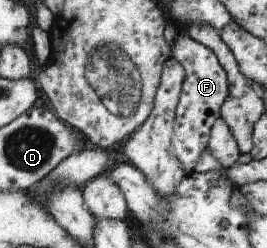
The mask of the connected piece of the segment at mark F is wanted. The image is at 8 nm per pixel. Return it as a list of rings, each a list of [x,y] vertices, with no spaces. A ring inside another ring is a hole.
[[[189,35],[174,40],[173,58],[183,65],[186,71],[182,84],[181,98],[178,100],[175,135],[172,145],[187,174],[198,161],[200,154],[207,151],[213,123],[220,117],[220,108],[228,95],[228,74],[218,61],[217,55],[204,44],[193,40]]]

